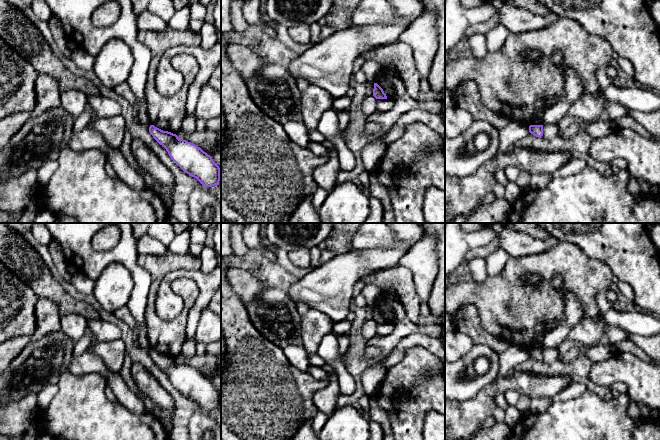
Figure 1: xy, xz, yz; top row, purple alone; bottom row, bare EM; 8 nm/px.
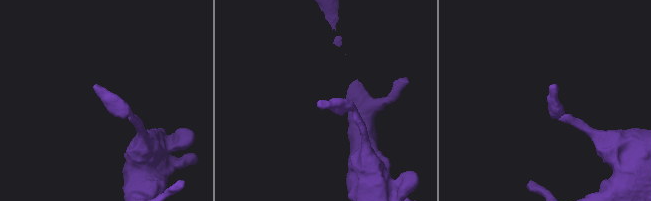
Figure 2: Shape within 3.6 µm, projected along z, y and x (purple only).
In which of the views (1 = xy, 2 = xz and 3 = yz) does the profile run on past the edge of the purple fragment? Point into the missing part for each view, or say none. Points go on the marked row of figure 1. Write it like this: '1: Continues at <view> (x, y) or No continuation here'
1: No continuation here
2: No continuation here
3: No continuation here

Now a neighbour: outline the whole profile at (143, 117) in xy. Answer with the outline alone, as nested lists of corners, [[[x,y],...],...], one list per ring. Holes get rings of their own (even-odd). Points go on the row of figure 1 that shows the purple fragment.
[[[144,99],[139,106],[138,121],[141,125],[147,128],[149,128],[151,125],[149,115],[148,115],[148,105],[146,99]]]

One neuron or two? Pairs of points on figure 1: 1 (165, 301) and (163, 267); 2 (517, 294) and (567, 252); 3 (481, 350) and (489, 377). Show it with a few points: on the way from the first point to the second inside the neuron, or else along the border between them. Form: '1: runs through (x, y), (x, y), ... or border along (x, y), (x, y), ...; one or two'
1: border along (187, 270), (170, 271), (162, 279), (155, 298); two
2: runs through (516, 277), (529, 264), (550, 263); one
3: runs through (488, 354), (493, 359), (493, 370); one

